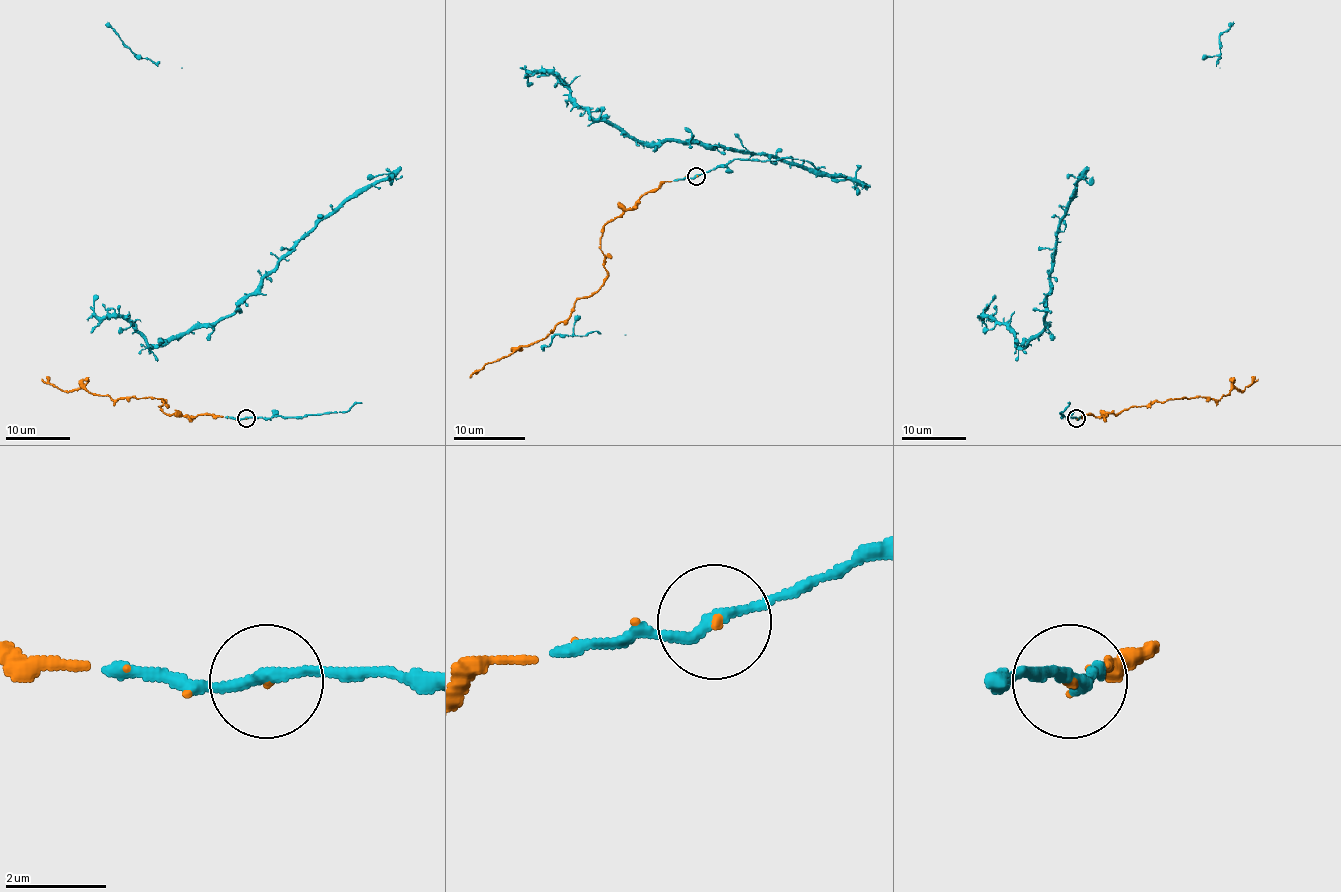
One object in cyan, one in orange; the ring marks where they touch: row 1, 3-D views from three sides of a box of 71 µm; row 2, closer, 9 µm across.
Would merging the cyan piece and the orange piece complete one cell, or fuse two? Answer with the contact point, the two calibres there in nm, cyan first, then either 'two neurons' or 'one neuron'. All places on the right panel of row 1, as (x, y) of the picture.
at (1076, 418); 200 nm thick on the cyan side, 70 nm on the other; one neuron

